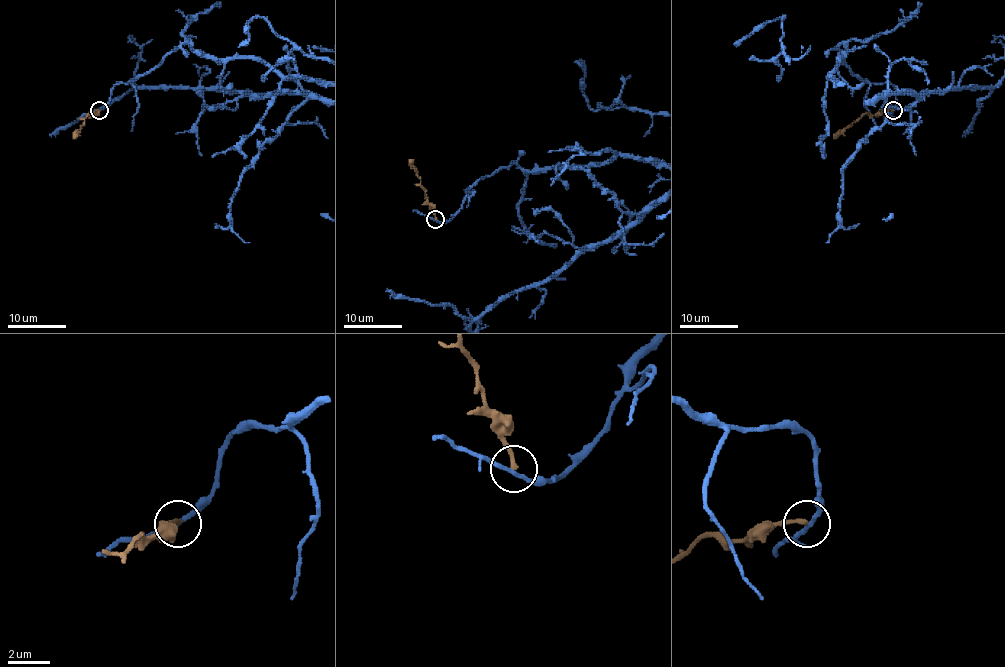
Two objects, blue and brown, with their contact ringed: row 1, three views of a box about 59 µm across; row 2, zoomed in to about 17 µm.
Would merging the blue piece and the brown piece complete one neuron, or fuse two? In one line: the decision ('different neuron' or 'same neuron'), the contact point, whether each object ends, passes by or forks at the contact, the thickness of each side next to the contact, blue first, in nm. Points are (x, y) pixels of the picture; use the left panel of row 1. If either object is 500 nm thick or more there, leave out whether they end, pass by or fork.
different neuron; at (99, 110); blue passes by; brown ends there; 190 nm thick on the blue side, 200 nm on the other

